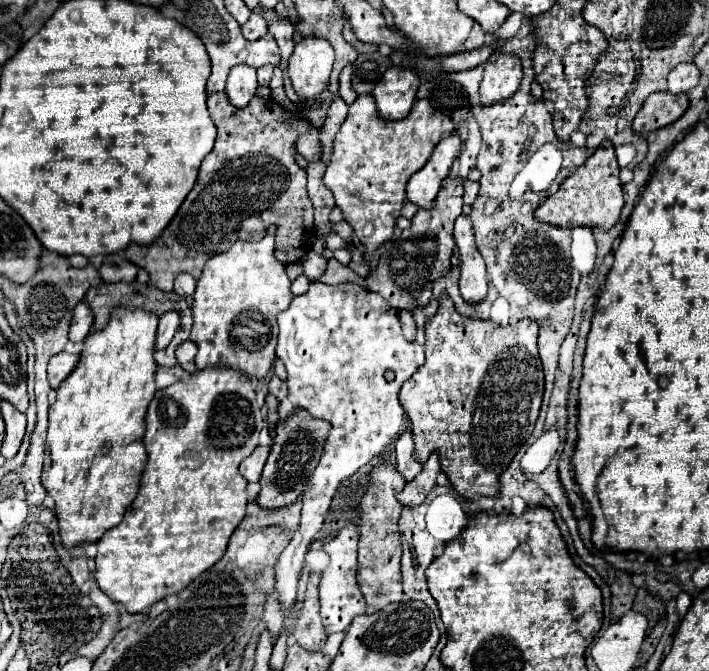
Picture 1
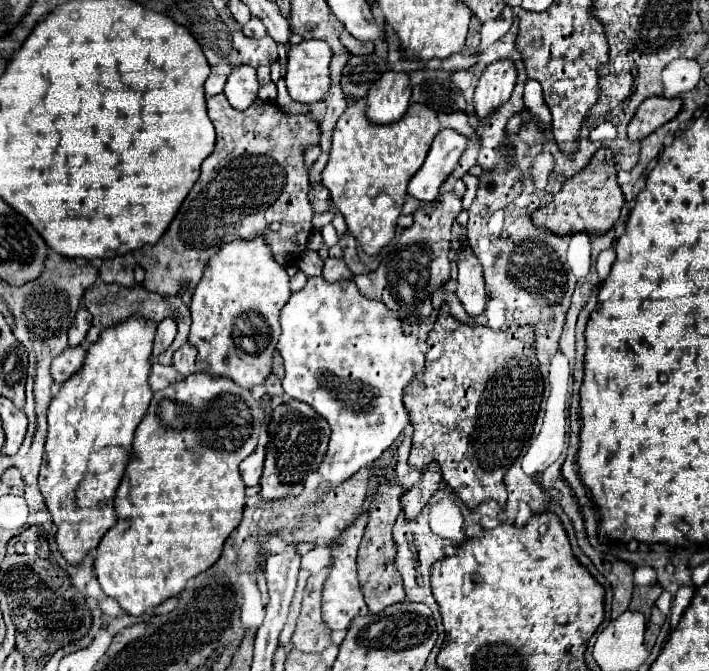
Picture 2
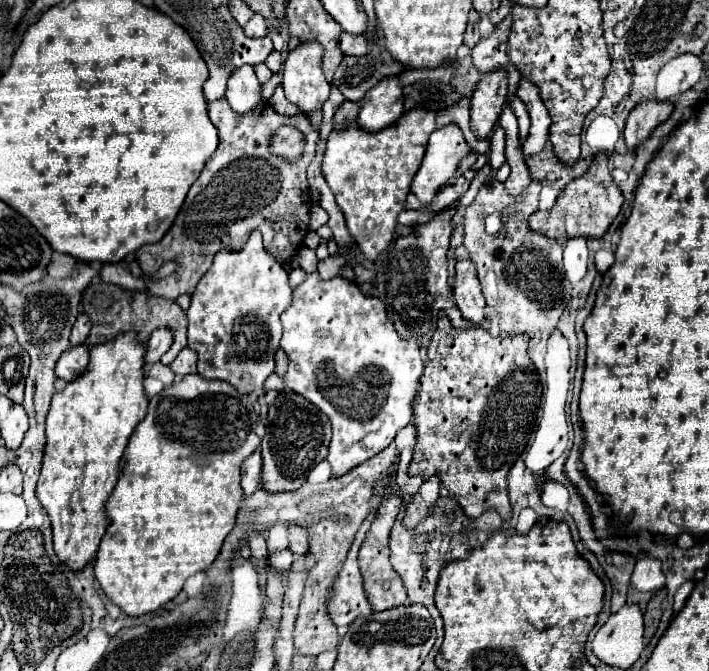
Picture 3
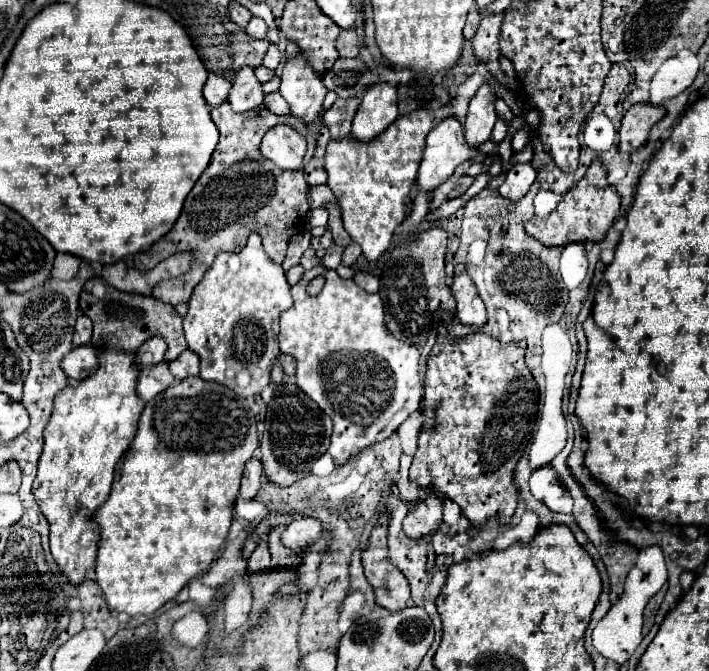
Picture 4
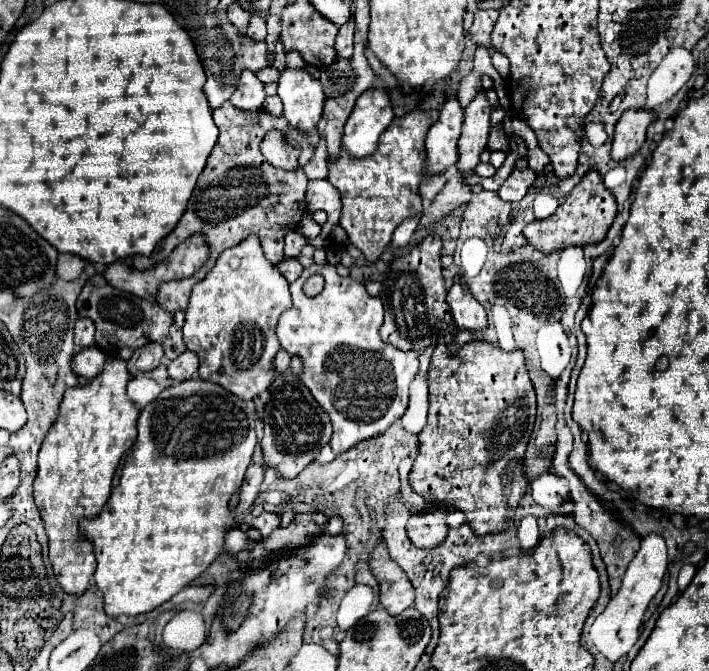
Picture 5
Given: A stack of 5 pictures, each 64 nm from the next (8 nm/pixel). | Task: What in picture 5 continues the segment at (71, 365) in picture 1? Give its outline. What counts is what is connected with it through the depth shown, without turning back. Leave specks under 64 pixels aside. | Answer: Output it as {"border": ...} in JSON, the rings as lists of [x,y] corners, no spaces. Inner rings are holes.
{"border":[[[92,346],[86,348],[82,352],[78,352],[72,360],[72,370],[78,376],[86,376],[86,378],[94,378],[104,370],[104,364],[108,362],[108,356],[104,352],[100,352],[100,348]]]}

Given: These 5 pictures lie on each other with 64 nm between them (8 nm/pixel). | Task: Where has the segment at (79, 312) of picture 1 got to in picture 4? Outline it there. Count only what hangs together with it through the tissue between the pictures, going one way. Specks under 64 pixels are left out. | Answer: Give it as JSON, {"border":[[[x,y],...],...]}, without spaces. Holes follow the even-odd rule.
{"border":[[[80,316],[74,326],[74,346],[90,344],[90,340],[92,340],[92,320],[88,320],[88,316]]]}

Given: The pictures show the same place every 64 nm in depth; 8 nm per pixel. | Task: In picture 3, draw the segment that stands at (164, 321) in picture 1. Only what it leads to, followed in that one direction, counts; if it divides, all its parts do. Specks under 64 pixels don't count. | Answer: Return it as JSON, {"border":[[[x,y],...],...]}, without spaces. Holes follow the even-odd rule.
{"border":[[[168,328],[154,330],[146,342],[146,352],[144,352],[146,366],[152,366],[154,362],[158,362],[160,356],[170,348],[170,344],[172,344],[172,334]]]}

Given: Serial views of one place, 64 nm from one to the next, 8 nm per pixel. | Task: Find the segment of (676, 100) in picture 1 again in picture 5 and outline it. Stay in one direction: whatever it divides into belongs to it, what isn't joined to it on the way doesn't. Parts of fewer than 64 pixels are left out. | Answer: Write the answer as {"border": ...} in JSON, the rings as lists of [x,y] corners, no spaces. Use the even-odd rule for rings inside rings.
{"border":[[[648,110],[624,112],[614,126],[610,158],[616,162],[624,162],[630,156],[634,156],[642,148],[642,144],[646,140],[646,128],[654,118],[656,116],[652,116],[652,112],[648,112]]]}

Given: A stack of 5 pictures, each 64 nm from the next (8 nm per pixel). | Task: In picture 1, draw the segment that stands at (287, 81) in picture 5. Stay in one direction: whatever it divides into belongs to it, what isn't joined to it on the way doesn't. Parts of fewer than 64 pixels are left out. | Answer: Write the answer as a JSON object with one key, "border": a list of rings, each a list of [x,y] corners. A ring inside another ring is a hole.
{"border":[[[304,38],[288,60],[288,76],[294,92],[304,100],[318,98],[328,88],[334,50],[326,40]]]}

